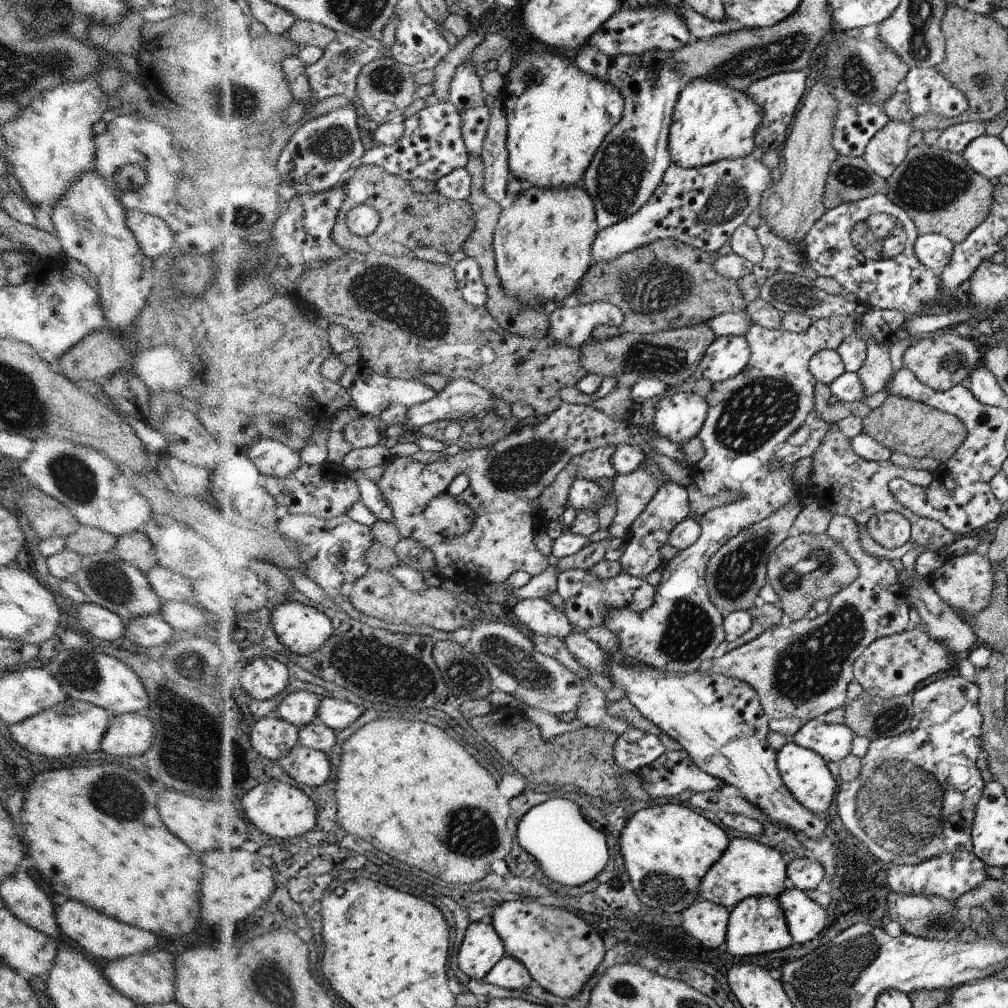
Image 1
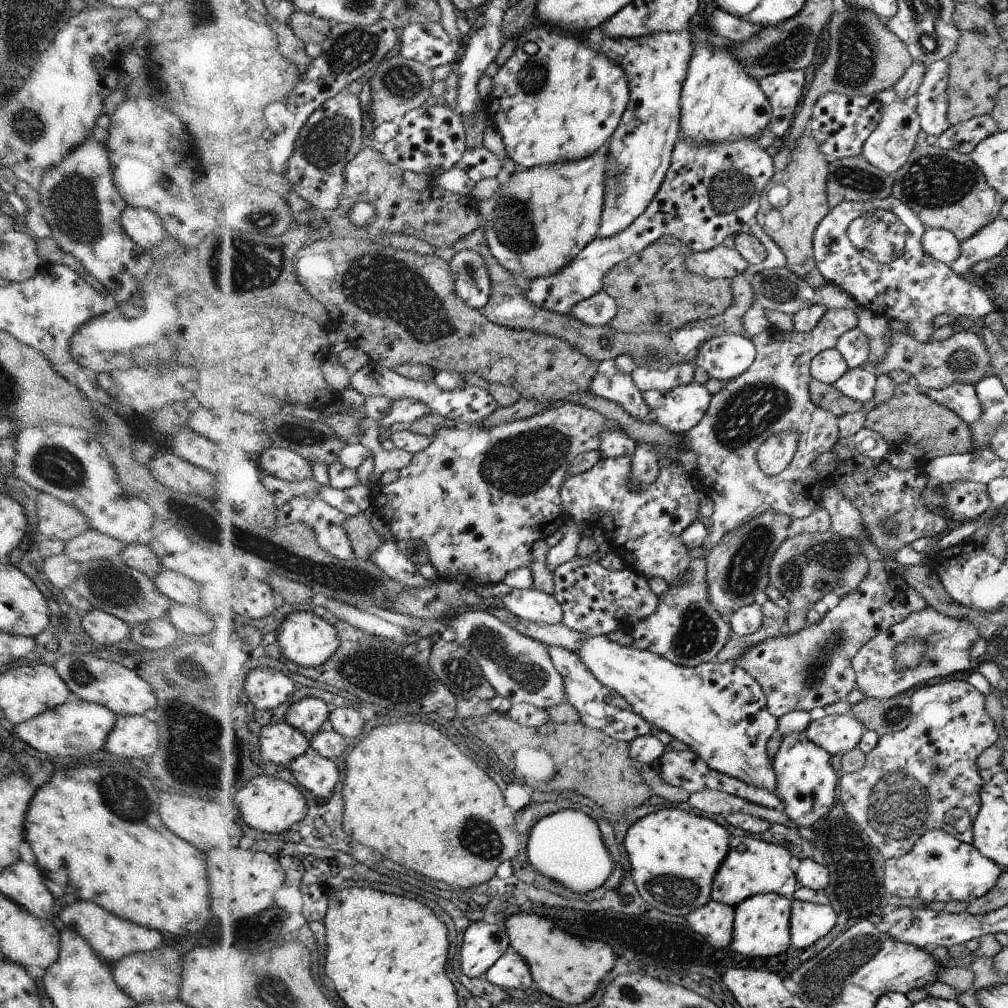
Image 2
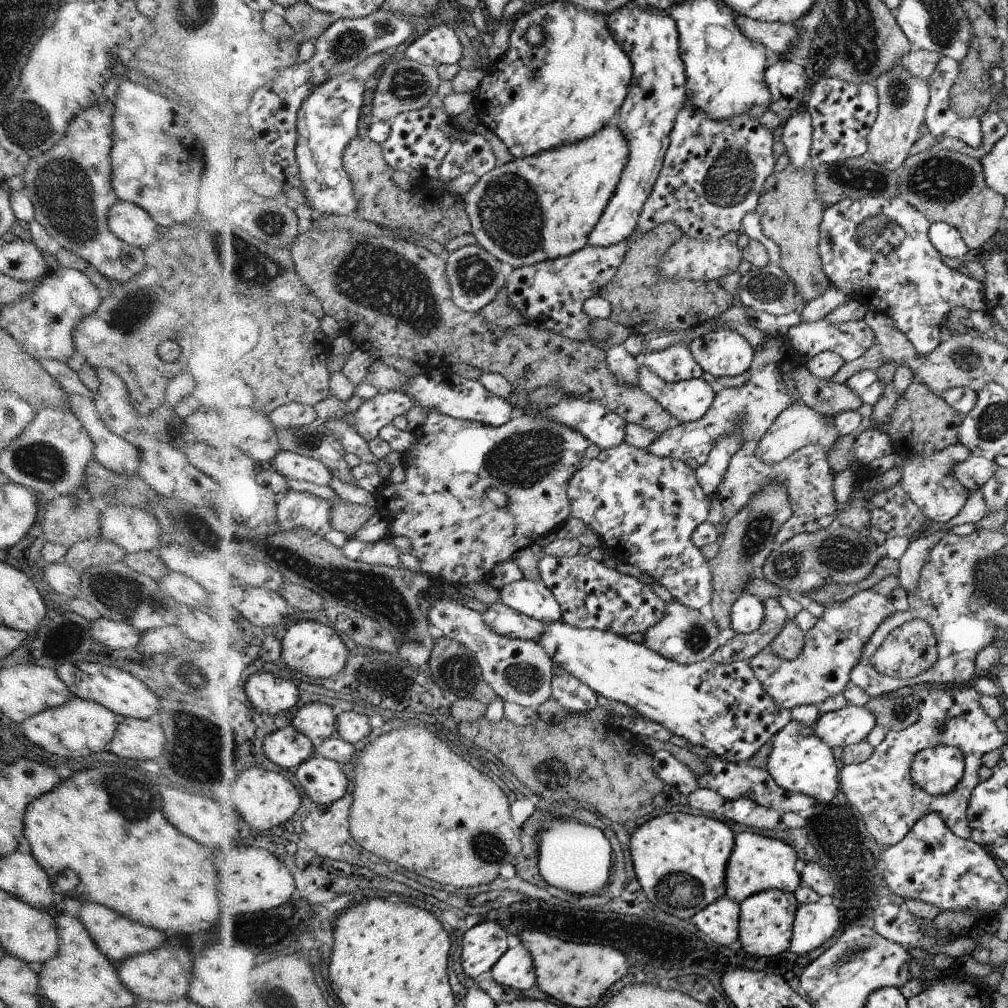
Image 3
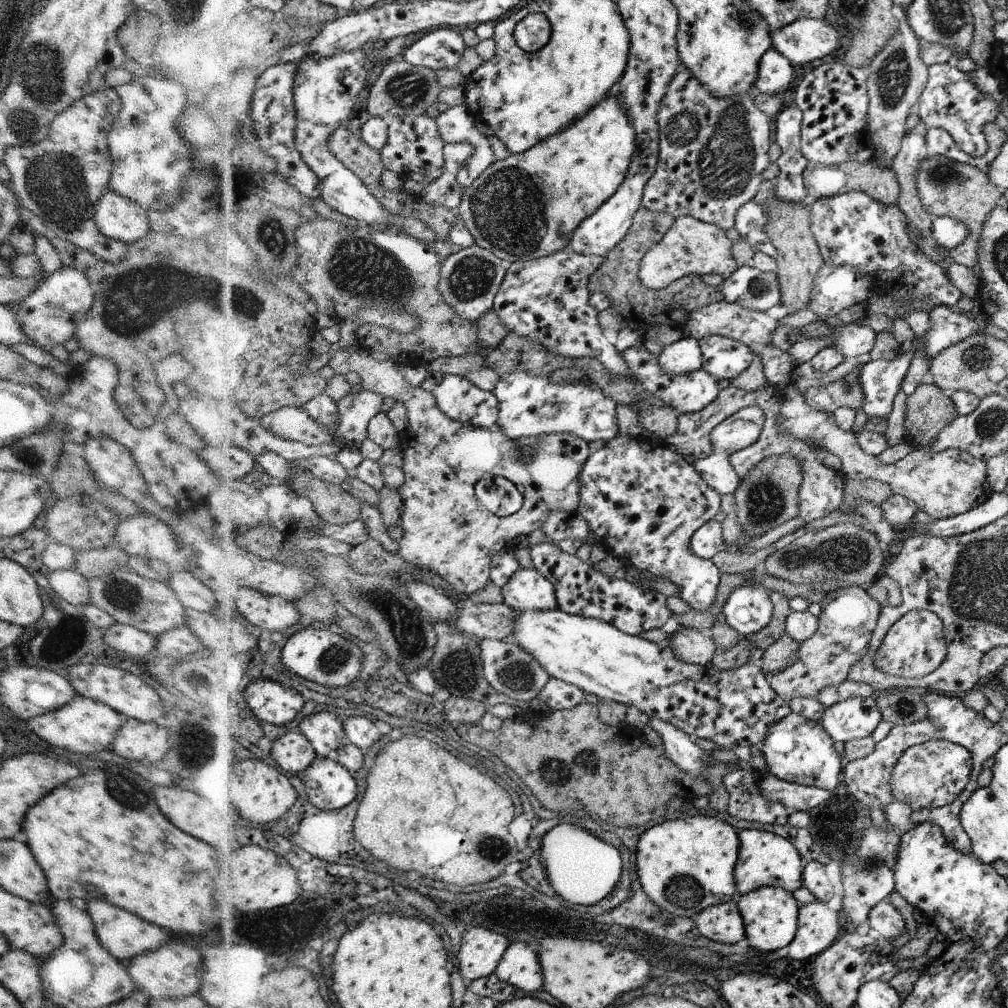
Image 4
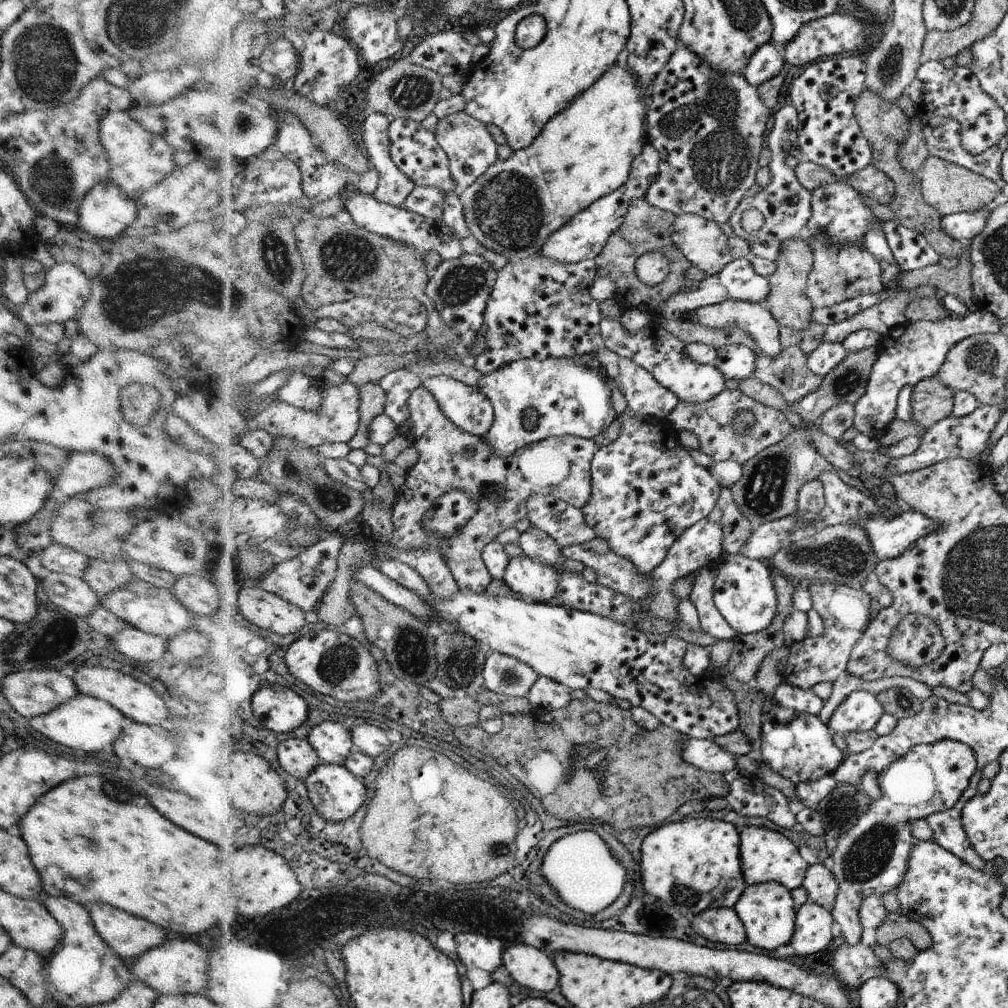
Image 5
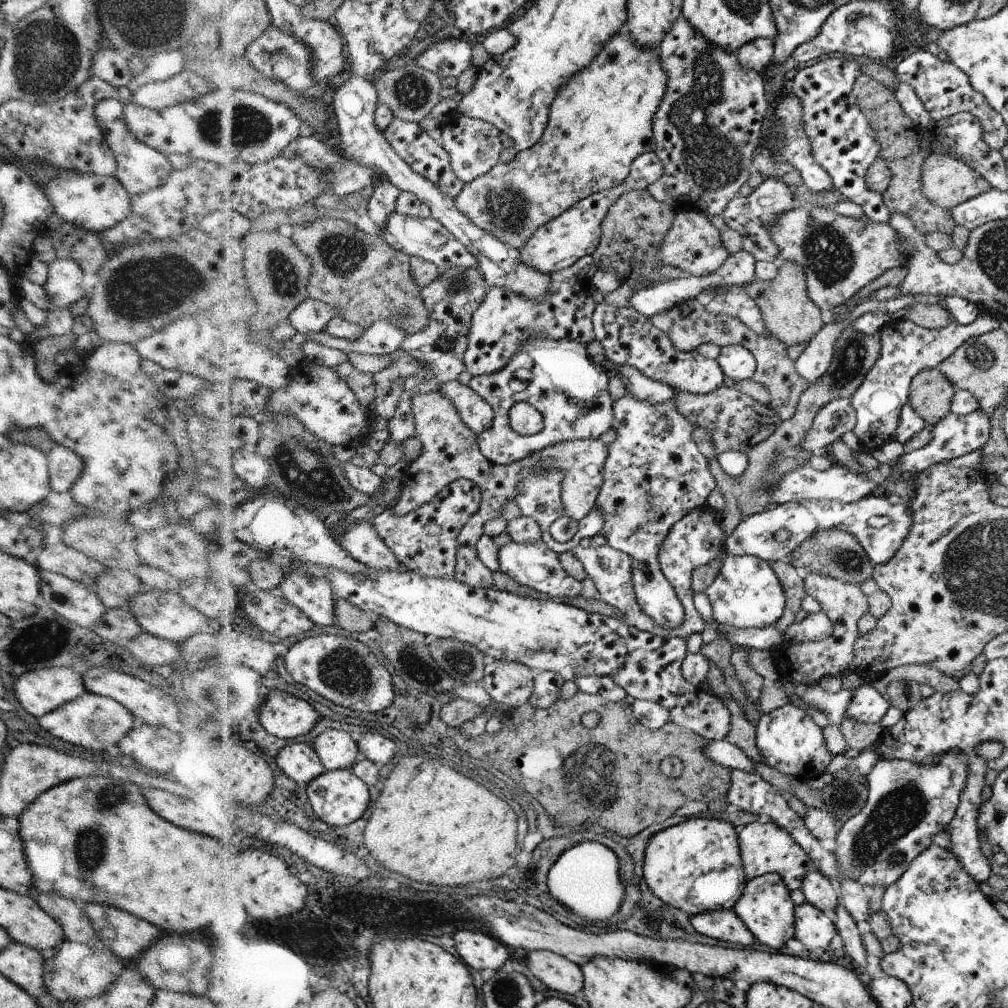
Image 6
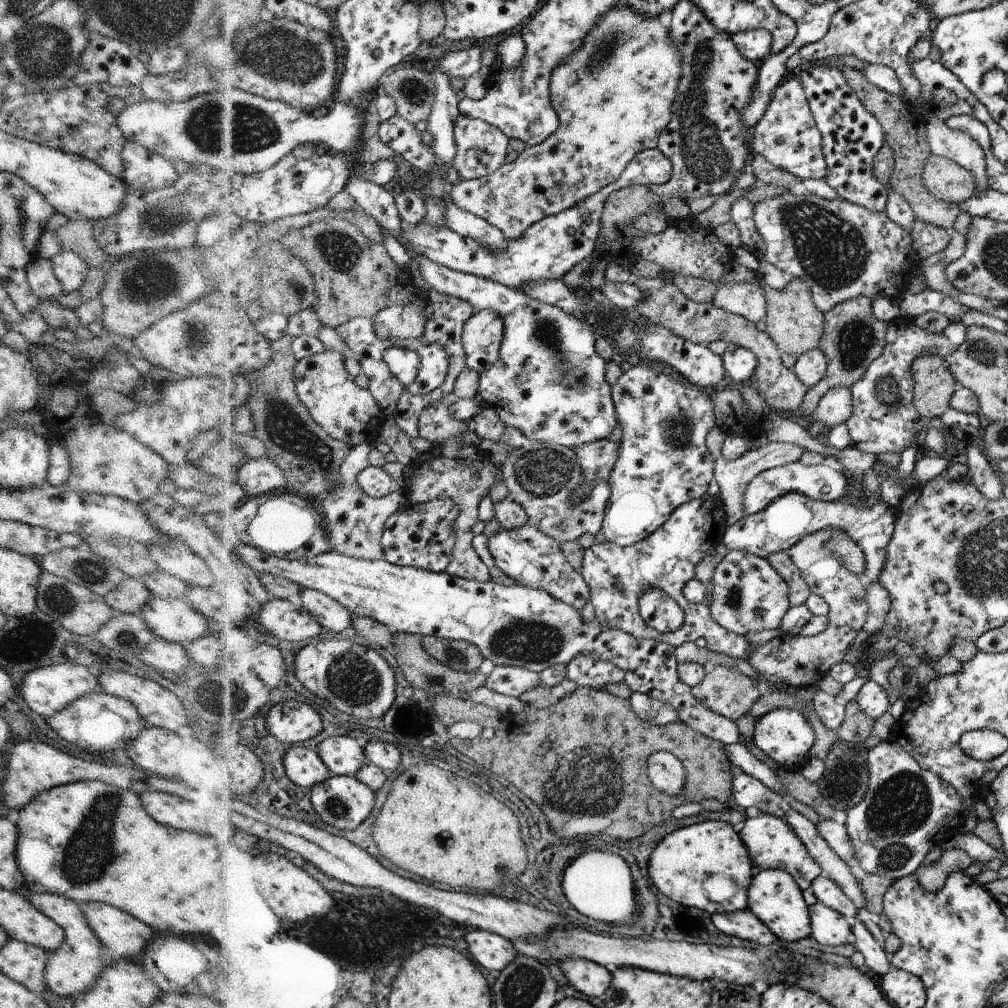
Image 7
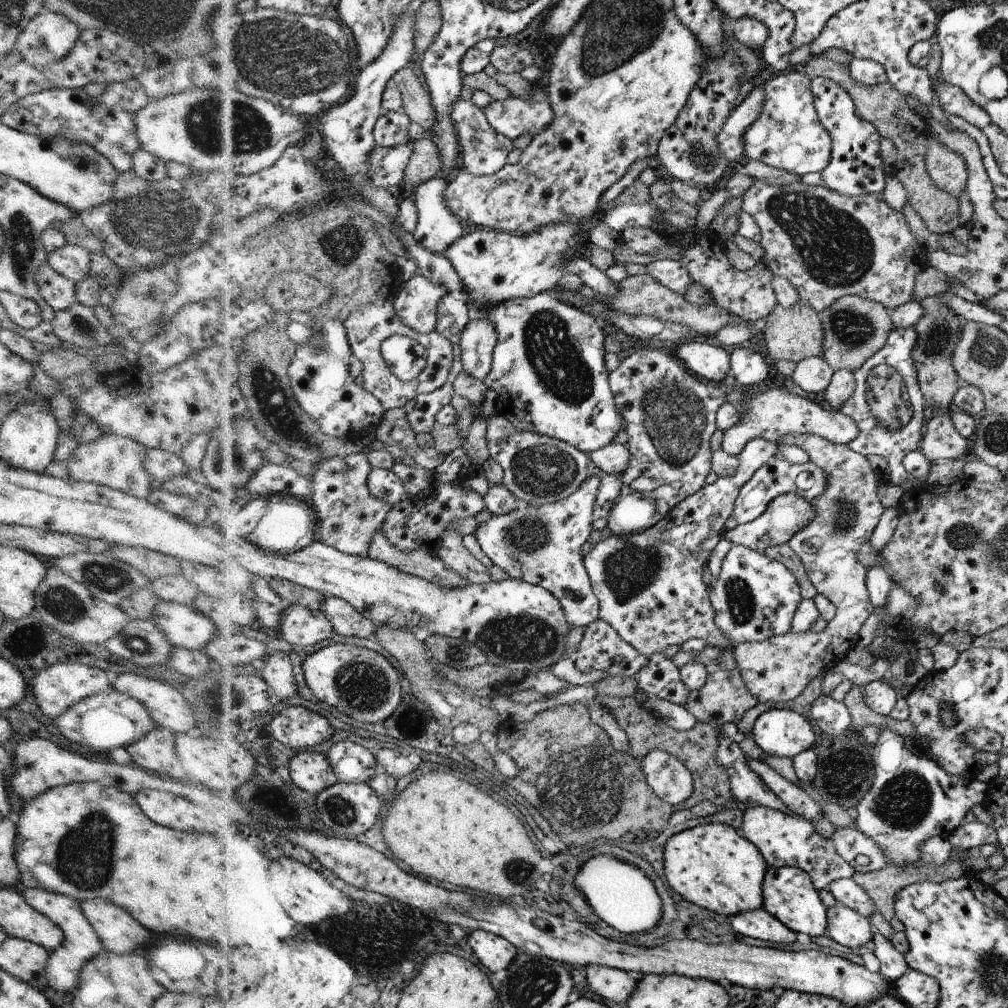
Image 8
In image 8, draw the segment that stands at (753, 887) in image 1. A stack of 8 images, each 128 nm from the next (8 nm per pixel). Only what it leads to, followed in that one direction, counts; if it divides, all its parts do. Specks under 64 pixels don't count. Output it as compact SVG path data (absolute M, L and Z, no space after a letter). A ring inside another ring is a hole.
M750 806L743 812L742 834L761 850L769 867L794 867L804 870L813 879L817 890L825 889L832 881L846 879L856 872L845 858L838 854L832 839L816 832L814 824L798 815L784 814L765 806Z

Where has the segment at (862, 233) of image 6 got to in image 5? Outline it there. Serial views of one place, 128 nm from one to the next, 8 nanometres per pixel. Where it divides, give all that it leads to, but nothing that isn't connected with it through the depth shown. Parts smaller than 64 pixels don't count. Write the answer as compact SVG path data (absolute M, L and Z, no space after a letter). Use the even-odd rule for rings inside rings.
M826 233L802 234L814 254L813 271L808 277L808 296L814 309L824 309L857 298L864 294L884 290L882 268L878 260L864 246L856 243L840 243L834 238L827 240Z

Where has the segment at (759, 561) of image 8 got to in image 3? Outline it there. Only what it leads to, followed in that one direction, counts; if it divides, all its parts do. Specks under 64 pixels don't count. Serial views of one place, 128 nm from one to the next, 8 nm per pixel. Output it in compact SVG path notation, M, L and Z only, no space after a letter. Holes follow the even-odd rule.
M742 594L730 608L731 628L736 635L754 633L761 628L765 620L764 600L750 595Z

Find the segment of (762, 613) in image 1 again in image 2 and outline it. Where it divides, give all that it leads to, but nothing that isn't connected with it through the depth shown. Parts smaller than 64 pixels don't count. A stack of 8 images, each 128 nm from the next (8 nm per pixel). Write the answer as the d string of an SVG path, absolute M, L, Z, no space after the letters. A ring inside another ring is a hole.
M766 601L761 609L764 611L764 620L762 621L761 628L748 634L745 637L735 636L725 644L725 648L715 658L716 662L723 663L726 661L734 661L740 656L744 656L752 646L764 642L768 638L774 636L782 636L782 626L787 621L787 611L775 602Z

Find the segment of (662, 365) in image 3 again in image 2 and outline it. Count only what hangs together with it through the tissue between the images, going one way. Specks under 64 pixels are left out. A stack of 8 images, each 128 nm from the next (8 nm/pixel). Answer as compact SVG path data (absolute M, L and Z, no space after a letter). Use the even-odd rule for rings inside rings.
M671 364L660 370L652 370L648 366L635 368L631 373L636 388L644 394L649 390L666 391L680 385L690 384L696 372L694 364Z

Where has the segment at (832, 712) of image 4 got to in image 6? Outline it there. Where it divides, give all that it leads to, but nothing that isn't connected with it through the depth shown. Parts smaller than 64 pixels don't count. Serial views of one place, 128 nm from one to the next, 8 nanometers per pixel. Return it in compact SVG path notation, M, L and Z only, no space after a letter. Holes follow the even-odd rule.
M862 684L856 690L854 697L848 706L846 717L860 723L880 723L891 708L886 696L882 696L869 684Z

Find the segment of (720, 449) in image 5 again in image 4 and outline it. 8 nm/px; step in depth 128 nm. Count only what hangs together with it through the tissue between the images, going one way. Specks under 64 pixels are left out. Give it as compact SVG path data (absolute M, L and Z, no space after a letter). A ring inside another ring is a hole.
M766 382L766 386L762 390L756 392L746 392L734 385L724 388L718 393L716 400L713 400L700 413L694 414L679 414L677 415L676 432L668 438L664 438L664 446L668 446L672 452L681 454L685 457L691 457L694 460L704 459L712 454L712 442L710 442L710 432L712 428L723 422L726 418L729 419L735 414L741 412L749 406L758 406L764 413L764 425L757 441L748 446L744 450L740 450L730 456L731 465L738 473L738 478L746 478L750 474L750 470L754 470L761 464L762 460L766 460L768 456L788 454L798 458L802 463L802 484L798 490L798 514L805 520L810 522L818 518L830 514L834 510L839 510L840 504L844 502L845 479L841 473L826 466L825 463L818 460L815 447L810 446L797 438L792 438L788 434L782 434L778 430L778 418L781 414L781 405L783 389L778 390L772 386L770 382Z

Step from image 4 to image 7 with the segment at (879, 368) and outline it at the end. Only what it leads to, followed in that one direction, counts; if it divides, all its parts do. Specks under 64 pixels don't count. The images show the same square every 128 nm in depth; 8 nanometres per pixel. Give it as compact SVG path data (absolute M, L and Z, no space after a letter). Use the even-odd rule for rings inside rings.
M900 314L888 323L884 352L866 369L861 380L850 388L853 411L845 424L849 428L850 438L853 439L852 446L862 452L875 456L886 452L900 454L904 452L904 448L920 443L921 435L916 430L916 422L921 416L913 403L916 399L913 393L916 389L913 362L922 354L946 357L951 352L956 352L960 344L964 344L966 333L969 332L961 320L956 320L940 335L922 329L913 319Z

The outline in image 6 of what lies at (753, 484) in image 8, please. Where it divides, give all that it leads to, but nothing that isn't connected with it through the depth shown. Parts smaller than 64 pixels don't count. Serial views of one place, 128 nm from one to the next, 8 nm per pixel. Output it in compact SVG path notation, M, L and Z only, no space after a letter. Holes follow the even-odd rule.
M981 409L968 415L948 414L934 425L934 430L931 432L932 441L927 446L910 450L902 456L900 462L901 472L898 473L897 471L891 471L888 464L881 464L880 467L866 472L866 474L850 472L848 467L839 462L835 462L831 468L824 471L813 470L809 465L804 464L782 476L779 483L771 489L769 500L774 505L789 501L810 501L813 499L836 500L844 503L855 502L861 497L871 495L873 490L880 484L882 485L882 482L885 482L890 476L918 474L937 463L948 462L951 459L972 453L977 449L982 449L990 438L990 420L990 415L984 413Z

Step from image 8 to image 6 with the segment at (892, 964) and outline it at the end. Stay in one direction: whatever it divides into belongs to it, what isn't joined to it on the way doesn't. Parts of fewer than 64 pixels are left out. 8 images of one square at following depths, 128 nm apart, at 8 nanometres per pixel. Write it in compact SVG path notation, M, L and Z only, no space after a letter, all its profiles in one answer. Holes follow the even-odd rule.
M839 904L836 908L835 918L837 920L838 935L842 937L845 944L842 955L853 960L859 971L864 971L868 966L867 951L861 940L856 920L842 904Z

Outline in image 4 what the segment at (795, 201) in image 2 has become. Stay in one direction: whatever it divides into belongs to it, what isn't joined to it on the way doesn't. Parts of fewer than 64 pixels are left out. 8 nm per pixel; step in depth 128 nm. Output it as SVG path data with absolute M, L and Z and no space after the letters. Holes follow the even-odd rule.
M775 179L762 182L753 201L756 204L766 204L766 210L768 210L768 224L765 226L765 231L777 250L777 257L775 258L777 269L775 272L778 274L780 292L782 292L782 306L788 308L790 312L798 312L798 310L804 310L809 306L818 273L825 265L825 259L812 230L811 201L804 206L804 204L778 200L775 182Z

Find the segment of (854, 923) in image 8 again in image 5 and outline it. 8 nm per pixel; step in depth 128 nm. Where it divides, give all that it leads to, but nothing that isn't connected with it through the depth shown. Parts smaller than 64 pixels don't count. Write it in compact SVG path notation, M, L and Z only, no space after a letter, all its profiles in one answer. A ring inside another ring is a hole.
M806 902L797 908L796 930L789 943L796 957L799 959L824 950L832 942L832 926L834 920L830 912L817 903Z

